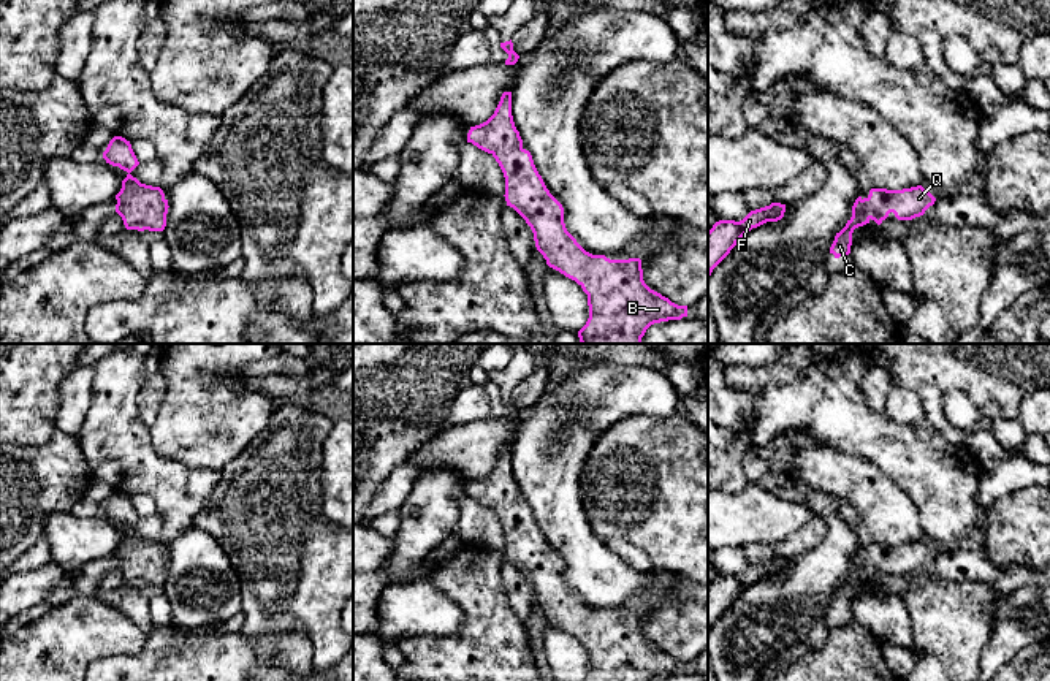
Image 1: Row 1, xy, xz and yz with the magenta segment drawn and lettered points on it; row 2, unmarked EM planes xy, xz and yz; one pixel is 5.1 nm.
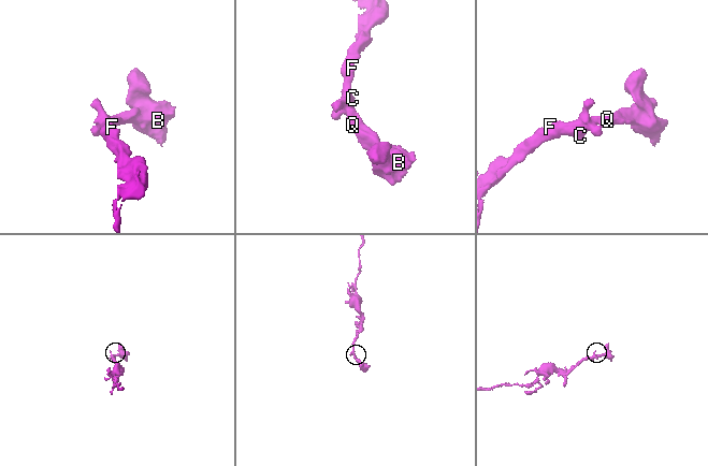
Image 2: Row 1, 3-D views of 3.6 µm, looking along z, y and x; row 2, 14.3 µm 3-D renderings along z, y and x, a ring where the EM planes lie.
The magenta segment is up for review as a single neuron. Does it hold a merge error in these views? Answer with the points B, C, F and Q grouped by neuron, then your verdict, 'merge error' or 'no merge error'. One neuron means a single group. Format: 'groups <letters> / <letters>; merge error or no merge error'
groups B C F Q; no merge error

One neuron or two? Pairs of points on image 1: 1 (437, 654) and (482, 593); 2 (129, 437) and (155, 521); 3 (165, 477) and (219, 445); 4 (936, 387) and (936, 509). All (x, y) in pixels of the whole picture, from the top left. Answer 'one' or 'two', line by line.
1: one
2: two
3: two
4: two

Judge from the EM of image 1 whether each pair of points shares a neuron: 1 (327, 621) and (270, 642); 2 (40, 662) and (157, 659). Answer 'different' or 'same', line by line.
1: different
2: different

